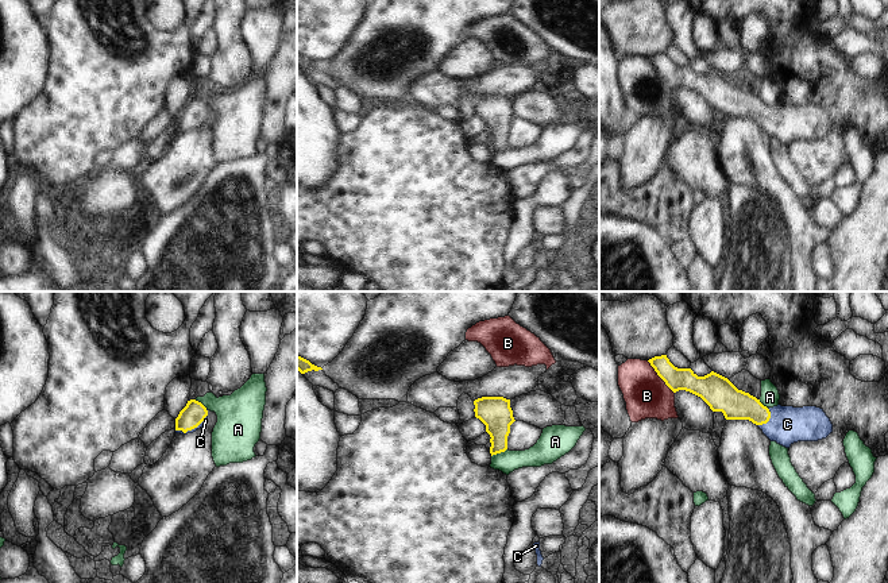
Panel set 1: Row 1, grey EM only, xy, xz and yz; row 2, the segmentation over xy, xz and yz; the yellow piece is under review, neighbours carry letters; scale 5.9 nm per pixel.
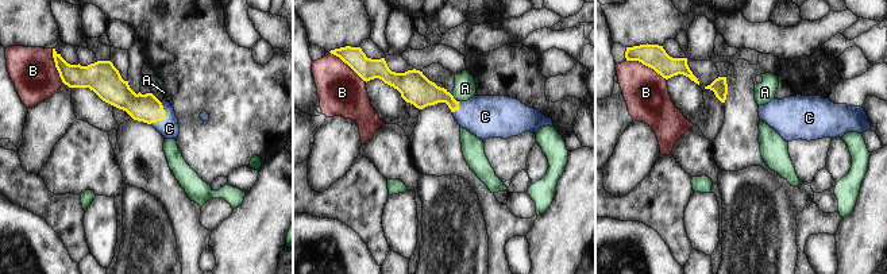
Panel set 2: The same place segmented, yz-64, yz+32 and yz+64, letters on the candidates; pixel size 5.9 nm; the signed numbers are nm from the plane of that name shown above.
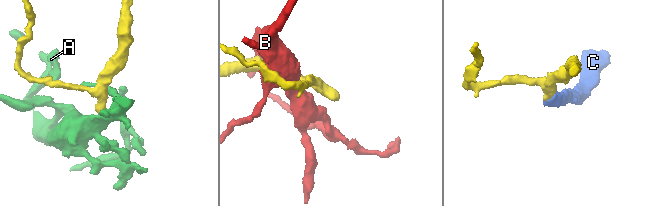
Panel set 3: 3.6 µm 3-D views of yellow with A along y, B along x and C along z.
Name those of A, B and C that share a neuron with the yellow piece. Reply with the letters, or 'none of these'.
C

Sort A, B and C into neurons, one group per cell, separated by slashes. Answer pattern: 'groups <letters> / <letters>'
groups A / B / C

